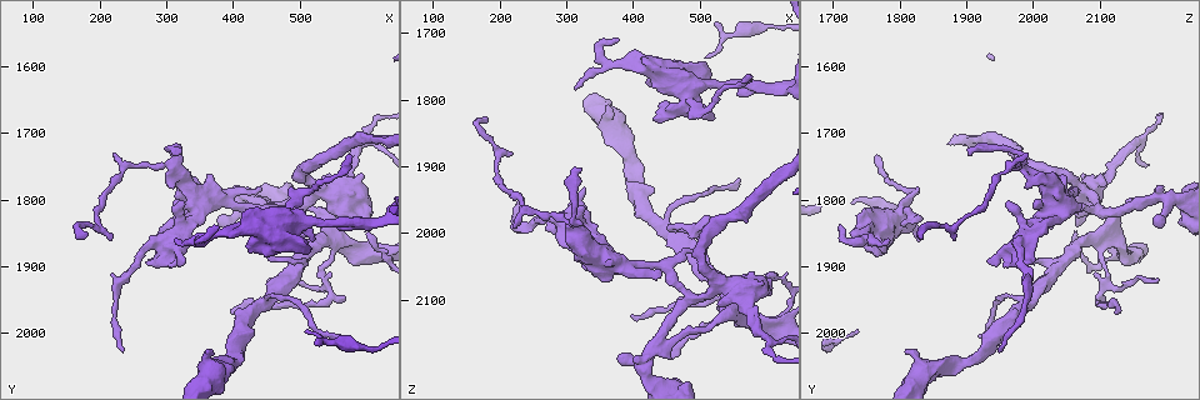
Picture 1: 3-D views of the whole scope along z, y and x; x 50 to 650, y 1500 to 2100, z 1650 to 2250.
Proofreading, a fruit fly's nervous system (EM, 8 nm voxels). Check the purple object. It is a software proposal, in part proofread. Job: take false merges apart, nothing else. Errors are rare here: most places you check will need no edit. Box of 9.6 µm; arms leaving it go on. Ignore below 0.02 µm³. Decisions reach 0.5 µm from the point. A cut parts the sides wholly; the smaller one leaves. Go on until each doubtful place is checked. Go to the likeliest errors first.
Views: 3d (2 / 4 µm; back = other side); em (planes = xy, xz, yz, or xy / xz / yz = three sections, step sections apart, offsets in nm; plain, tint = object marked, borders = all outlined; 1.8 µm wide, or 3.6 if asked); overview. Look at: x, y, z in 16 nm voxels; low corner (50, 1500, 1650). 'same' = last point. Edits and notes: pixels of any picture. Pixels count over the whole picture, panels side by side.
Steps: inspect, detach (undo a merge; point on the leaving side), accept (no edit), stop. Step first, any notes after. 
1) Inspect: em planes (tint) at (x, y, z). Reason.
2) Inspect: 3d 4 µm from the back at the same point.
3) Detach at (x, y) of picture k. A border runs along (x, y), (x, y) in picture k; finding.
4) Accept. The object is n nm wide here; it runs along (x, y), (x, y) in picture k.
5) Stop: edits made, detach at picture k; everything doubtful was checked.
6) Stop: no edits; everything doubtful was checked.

Inspect: 3d 2 µm at (310, 1850, 2000). Two arms at a narrow angle.

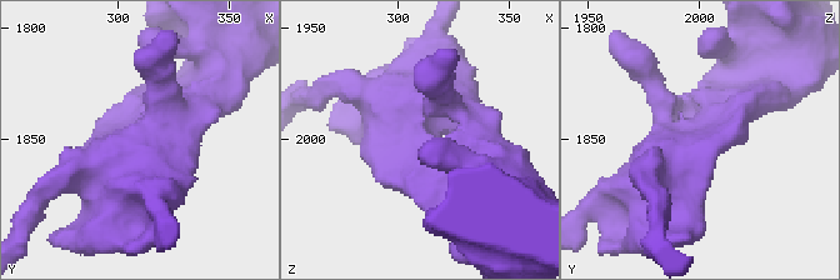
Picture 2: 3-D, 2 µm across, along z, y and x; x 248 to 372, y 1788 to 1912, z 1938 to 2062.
Inspect: em planes (tint) at (306, 1848, 1997). Shape alone is not enough.

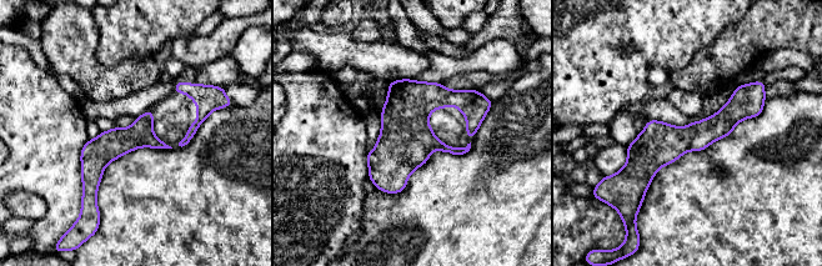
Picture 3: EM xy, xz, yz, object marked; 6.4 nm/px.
Accept. It runs along (756, 94), (628, 171) in picture 3; all the same neuron.

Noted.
Inspect: 3d 4 µm from the back at (420, 1800, 2210). Arms part here.

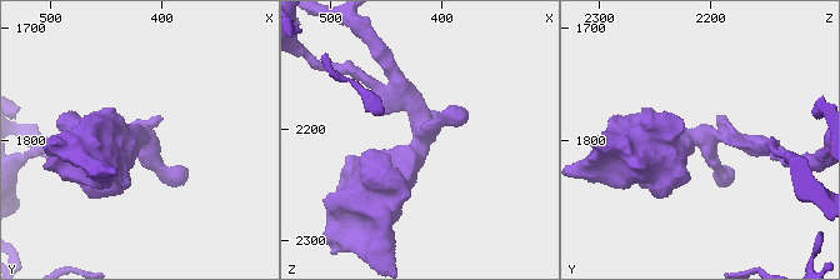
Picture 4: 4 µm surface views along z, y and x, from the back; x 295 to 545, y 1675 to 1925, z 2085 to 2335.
Inspect: em xz step 4 (tint) at (422, 1800, 2210). 3 arms meet here; the arms are 220, 260, 700 nm wide.

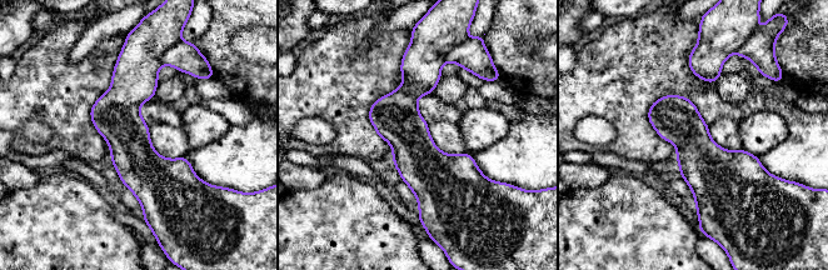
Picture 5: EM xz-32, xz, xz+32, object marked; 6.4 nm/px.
Inspect: em planes (borders) at the same point. Cut it another way.

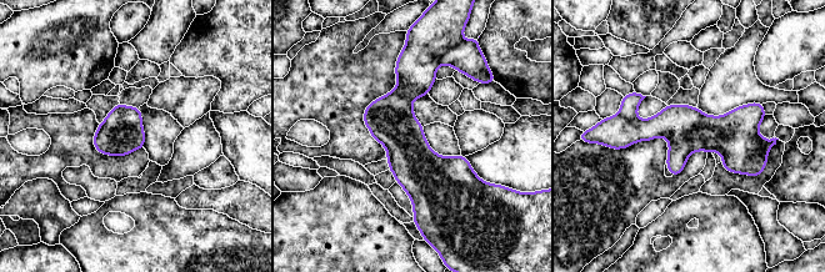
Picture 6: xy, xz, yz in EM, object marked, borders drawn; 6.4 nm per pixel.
Detach at (630, 102) of picture 6. A border runs along (619, 114), (624, 117), (635, 117) in picture 6; two neurons meet here.

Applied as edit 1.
Stop: edits made, detach at picture 6; everything doubtful was checked.

